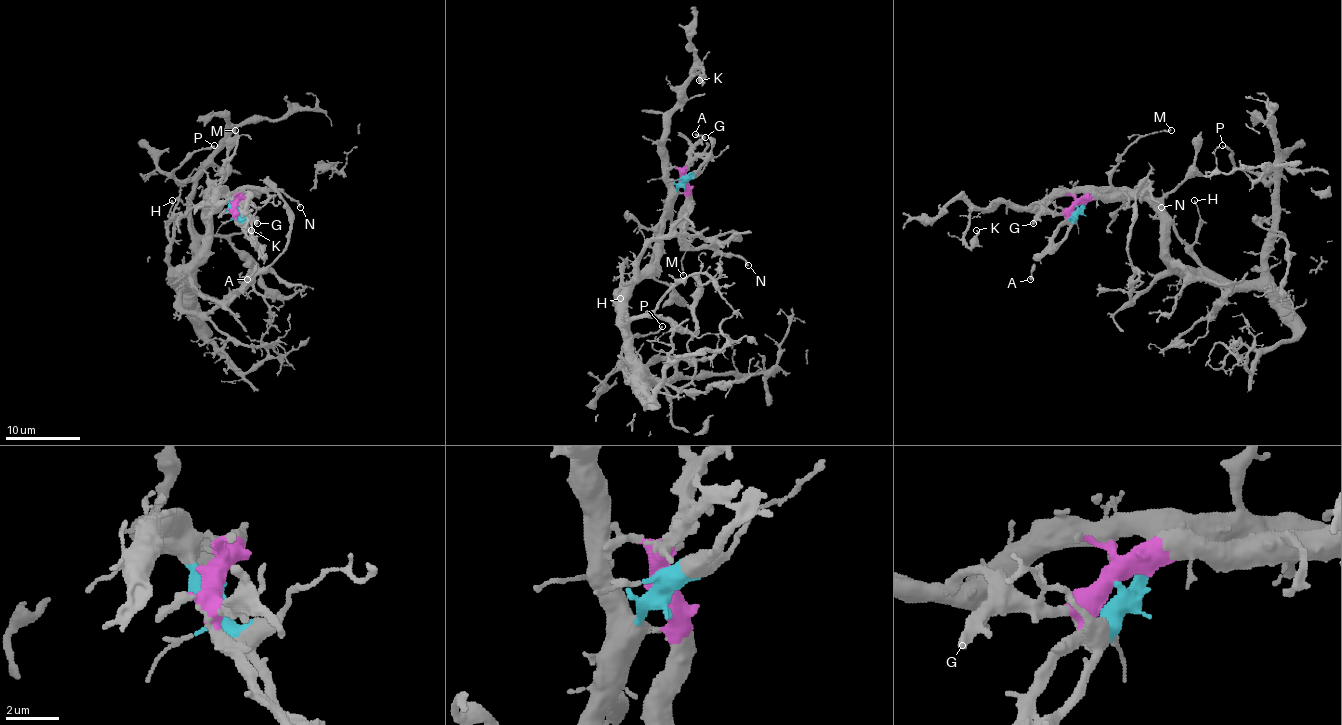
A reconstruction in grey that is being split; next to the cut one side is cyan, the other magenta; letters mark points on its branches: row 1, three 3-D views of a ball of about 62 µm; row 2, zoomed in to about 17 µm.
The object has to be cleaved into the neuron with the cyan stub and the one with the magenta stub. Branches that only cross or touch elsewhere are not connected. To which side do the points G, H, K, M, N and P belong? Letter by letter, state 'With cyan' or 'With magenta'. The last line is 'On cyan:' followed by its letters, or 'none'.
G: With magenta
H: With cyan
K: With cyan
M: With cyan
N: With magenta
P: With cyan
On cyan: H, K, M, P

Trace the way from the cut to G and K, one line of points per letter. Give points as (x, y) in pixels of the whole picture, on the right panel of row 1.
G: (1077, 205), (1068, 211), (1043, 213), (1032, 224)
K: (1077, 207), (1084, 194), (1051, 194), (1040, 205), (991, 203), (977, 207), (969, 218), (967, 242), (977, 229)

